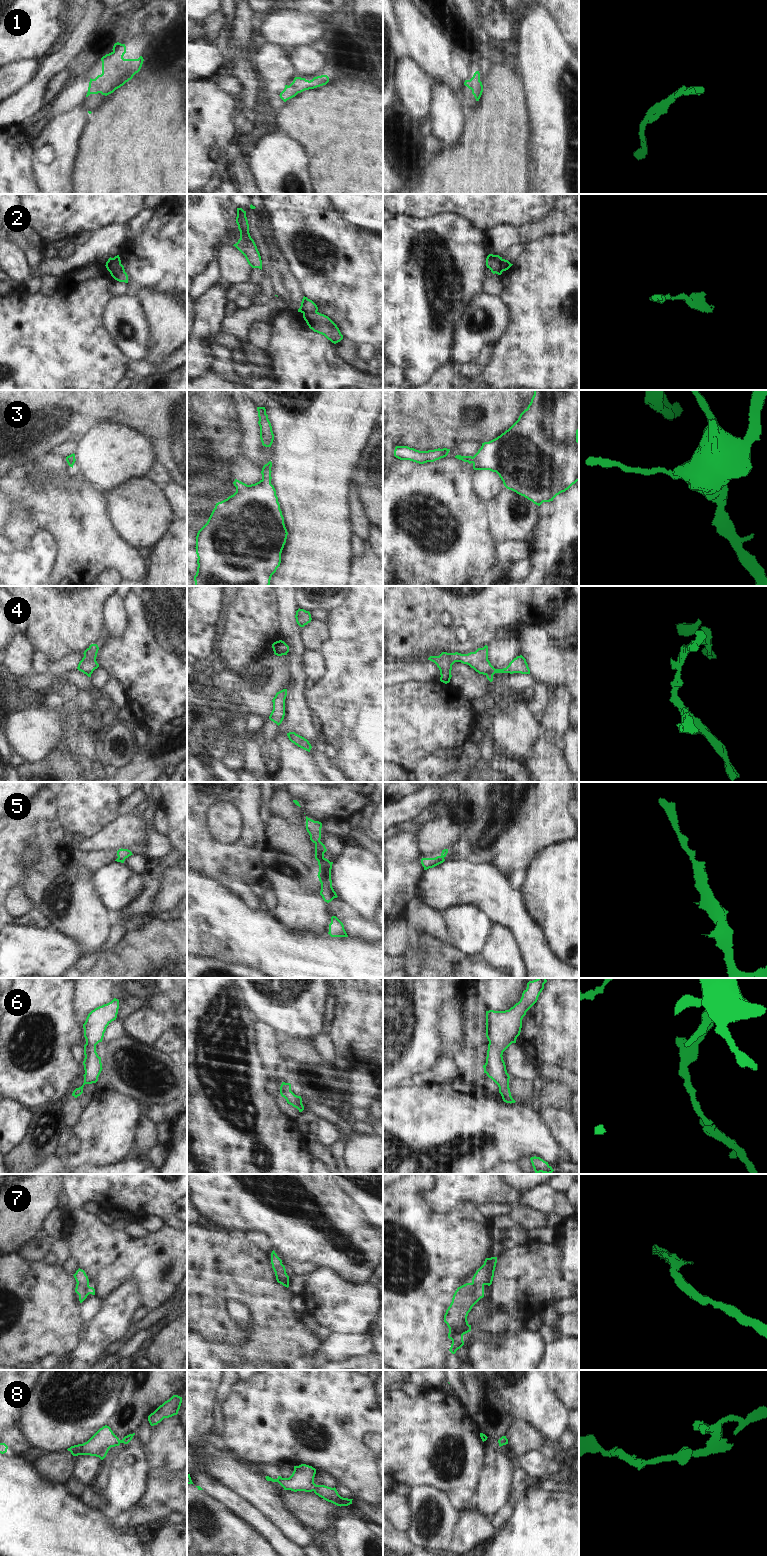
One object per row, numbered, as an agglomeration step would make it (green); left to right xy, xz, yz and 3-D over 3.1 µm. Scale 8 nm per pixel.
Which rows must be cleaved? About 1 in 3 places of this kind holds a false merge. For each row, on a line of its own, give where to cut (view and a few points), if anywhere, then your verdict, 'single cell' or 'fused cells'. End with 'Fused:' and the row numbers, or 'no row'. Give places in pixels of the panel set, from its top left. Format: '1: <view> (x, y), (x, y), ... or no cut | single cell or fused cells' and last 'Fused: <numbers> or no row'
1: no cut | single cell
2: xy (111, 258), (110, 265), (112, 267), (119, 267), (124, 271) | fused cells
3: no cut | single cell
4: no cut | single cell
5: no cut | single cell
6: no cut | single cell
7: no cut | single cell
8: no cut | single cell
Fused: 2

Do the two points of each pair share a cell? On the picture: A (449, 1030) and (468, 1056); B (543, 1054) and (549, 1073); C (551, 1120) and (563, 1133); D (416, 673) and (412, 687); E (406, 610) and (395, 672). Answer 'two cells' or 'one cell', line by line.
A: one cell
B: two cells
C: one cell
D: two cells
E: two cells

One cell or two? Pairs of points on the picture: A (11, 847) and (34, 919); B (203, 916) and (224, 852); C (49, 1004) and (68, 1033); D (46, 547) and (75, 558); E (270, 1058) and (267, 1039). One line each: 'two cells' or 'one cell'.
A: one cell
B: two cells
C: one cell
D: two cells
E: one cell

